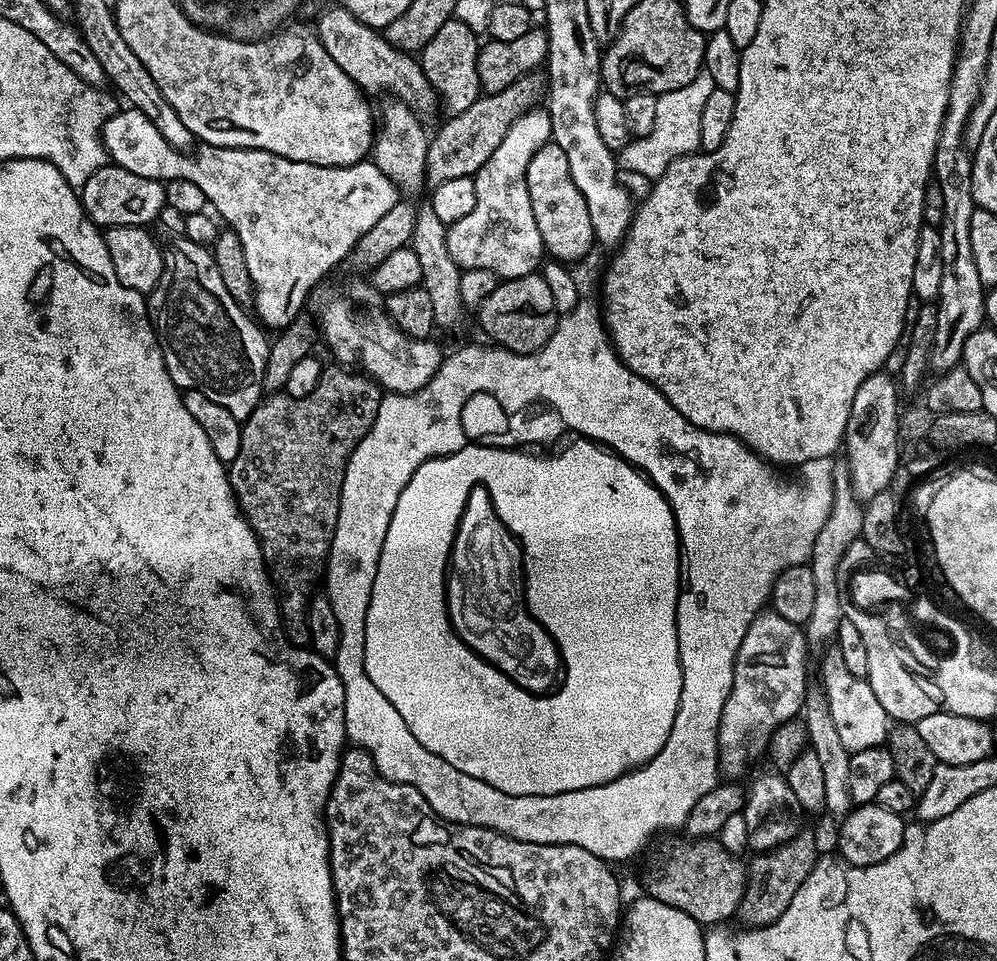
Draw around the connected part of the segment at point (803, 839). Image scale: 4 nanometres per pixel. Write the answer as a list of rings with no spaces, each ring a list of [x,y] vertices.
[[[801,830],[796,833],[793,840],[788,840],[777,848],[771,848],[768,852],[761,852],[752,857],[753,860],[749,859],[746,864],[748,885],[740,903],[738,920],[744,923],[741,925],[748,928],[765,928],[783,914],[786,906],[790,906],[790,898],[798,894],[798,886],[802,886],[810,870],[814,870],[818,859],[816,840],[807,830]]]

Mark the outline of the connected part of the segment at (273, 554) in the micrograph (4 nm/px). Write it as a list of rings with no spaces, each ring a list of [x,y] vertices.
[[[335,366],[323,373],[316,388],[306,398],[294,398],[287,394],[268,394],[261,399],[259,406],[249,414],[248,419],[243,421],[240,433],[242,434],[242,447],[238,450],[238,458],[228,468],[228,480],[232,483],[232,489],[236,495],[236,501],[240,503],[240,509],[244,511],[244,516],[248,520],[249,526],[256,532],[256,537],[260,540],[260,549],[264,555],[265,562],[268,563],[268,575],[271,576],[273,584],[278,589],[278,599],[280,602],[280,615],[284,617],[284,632],[288,636],[288,641],[301,646],[311,645],[310,630],[308,629],[307,606],[317,591],[316,583],[321,583],[326,572],[328,563],[328,551],[330,542],[334,538],[334,527],[330,526],[330,508],[328,512],[328,500],[339,501],[342,494],[342,482],[346,474],[346,466],[350,454],[362,442],[365,434],[372,429],[374,418],[378,414],[378,408],[382,399],[382,389],[371,376],[365,376],[356,370],[349,370],[344,366]]]

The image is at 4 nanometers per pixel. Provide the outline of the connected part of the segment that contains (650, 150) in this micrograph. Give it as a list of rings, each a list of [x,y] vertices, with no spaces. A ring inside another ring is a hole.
[[[702,70],[694,78],[694,82],[686,82],[686,86],[678,90],[659,93],[654,106],[654,130],[650,130],[650,134],[628,141],[628,145],[618,153],[619,167],[625,173],[633,172],[636,176],[645,176],[648,182],[654,182],[662,174],[666,174],[670,162],[692,155],[694,122],[702,114],[702,102],[710,98],[715,88],[714,78],[710,78],[710,74]]]

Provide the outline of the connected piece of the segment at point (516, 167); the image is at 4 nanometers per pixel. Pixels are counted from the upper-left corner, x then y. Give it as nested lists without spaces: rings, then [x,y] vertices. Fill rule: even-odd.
[[[533,106],[516,119],[510,130],[506,130],[506,138],[502,138],[502,142],[494,149],[494,154],[486,158],[486,166],[482,166],[482,170],[476,172],[474,210],[470,210],[466,218],[458,218],[458,222],[447,225],[446,246],[450,250],[450,258],[454,258],[454,262],[461,270],[490,270],[501,281],[506,281],[522,278],[541,267],[546,253],[542,234],[538,234],[538,222],[534,222],[534,206],[530,202],[530,190],[526,186],[526,170],[530,166],[530,158],[534,158],[534,154],[551,140],[550,114],[543,107]]]

